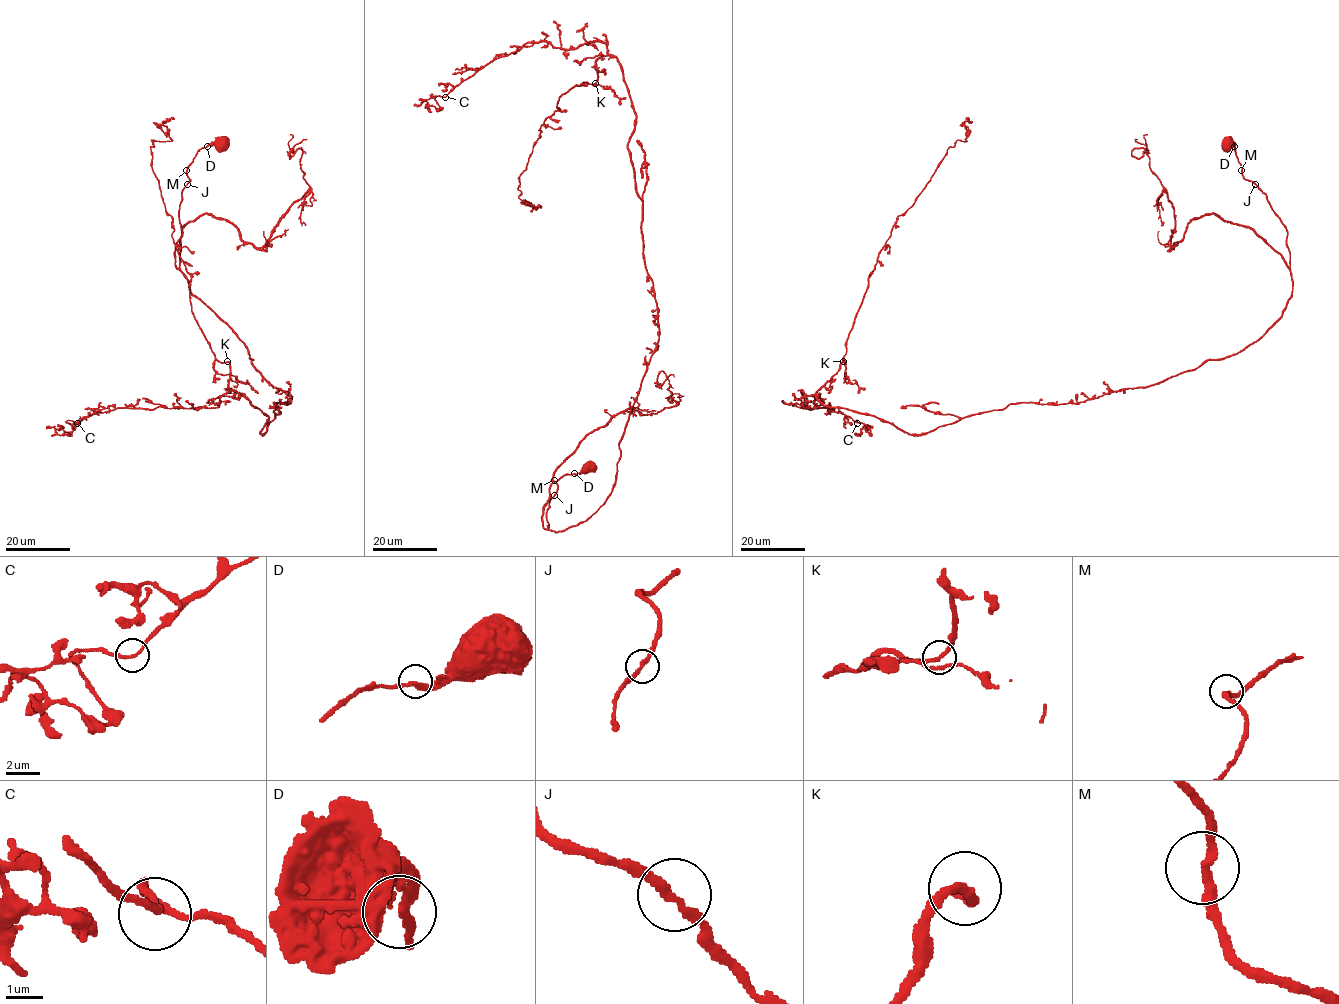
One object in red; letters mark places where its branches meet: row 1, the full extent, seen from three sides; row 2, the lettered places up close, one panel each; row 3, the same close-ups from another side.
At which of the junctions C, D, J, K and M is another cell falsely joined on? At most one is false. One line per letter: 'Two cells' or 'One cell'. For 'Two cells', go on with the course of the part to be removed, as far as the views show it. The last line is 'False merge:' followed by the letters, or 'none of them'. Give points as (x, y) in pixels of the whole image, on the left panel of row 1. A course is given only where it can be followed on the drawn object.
C: One cell
D: One cell
J: One cell
K: One cell
M: One cell
False merge: none of them

